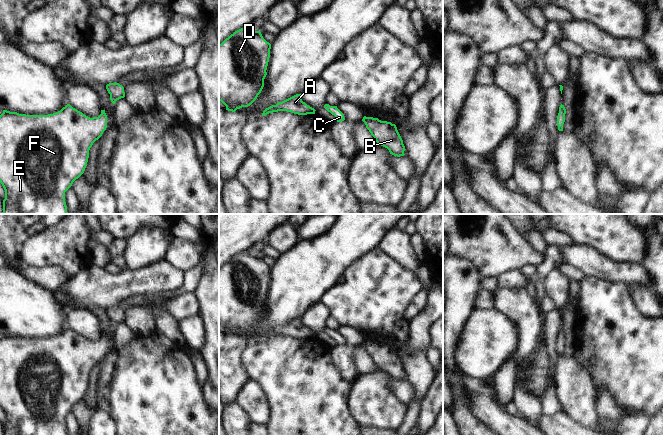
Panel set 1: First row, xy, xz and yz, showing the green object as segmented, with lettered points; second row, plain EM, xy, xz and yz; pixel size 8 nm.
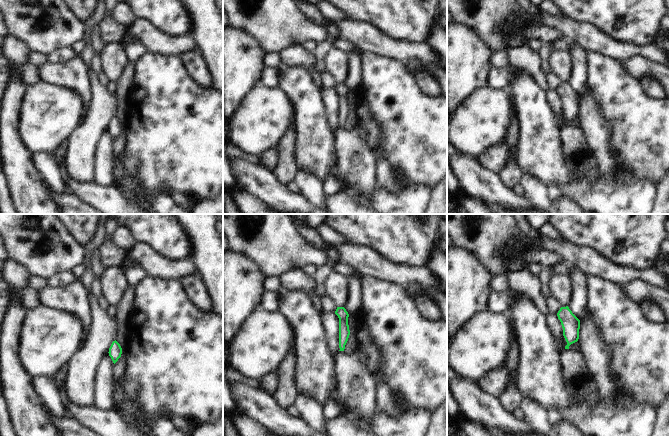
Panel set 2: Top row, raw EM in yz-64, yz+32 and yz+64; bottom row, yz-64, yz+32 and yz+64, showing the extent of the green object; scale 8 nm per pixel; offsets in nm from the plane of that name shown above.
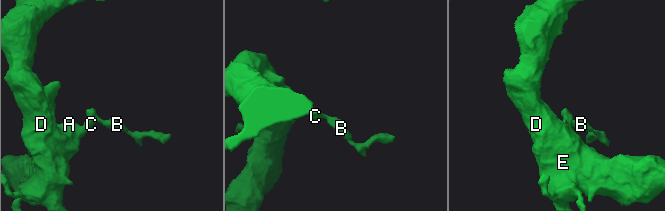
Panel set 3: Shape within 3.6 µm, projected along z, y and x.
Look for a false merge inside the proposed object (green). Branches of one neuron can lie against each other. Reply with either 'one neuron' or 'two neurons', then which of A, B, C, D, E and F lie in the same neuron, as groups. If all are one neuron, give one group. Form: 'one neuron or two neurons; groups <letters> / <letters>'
one neuron; groups A B C D E F

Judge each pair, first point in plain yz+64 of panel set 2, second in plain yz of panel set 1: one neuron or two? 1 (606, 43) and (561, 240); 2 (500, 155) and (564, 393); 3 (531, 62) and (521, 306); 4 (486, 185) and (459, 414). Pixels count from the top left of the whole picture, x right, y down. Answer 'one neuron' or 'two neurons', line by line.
1: two neurons
2: two neurons
3: two neurons
4: two neurons

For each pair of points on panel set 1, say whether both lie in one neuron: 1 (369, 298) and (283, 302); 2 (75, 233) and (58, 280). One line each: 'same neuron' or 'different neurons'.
1: different neurons
2: different neurons

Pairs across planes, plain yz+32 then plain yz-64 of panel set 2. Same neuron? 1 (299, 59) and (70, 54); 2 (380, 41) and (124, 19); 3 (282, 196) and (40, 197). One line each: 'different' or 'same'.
1: same
2: different
3: different

